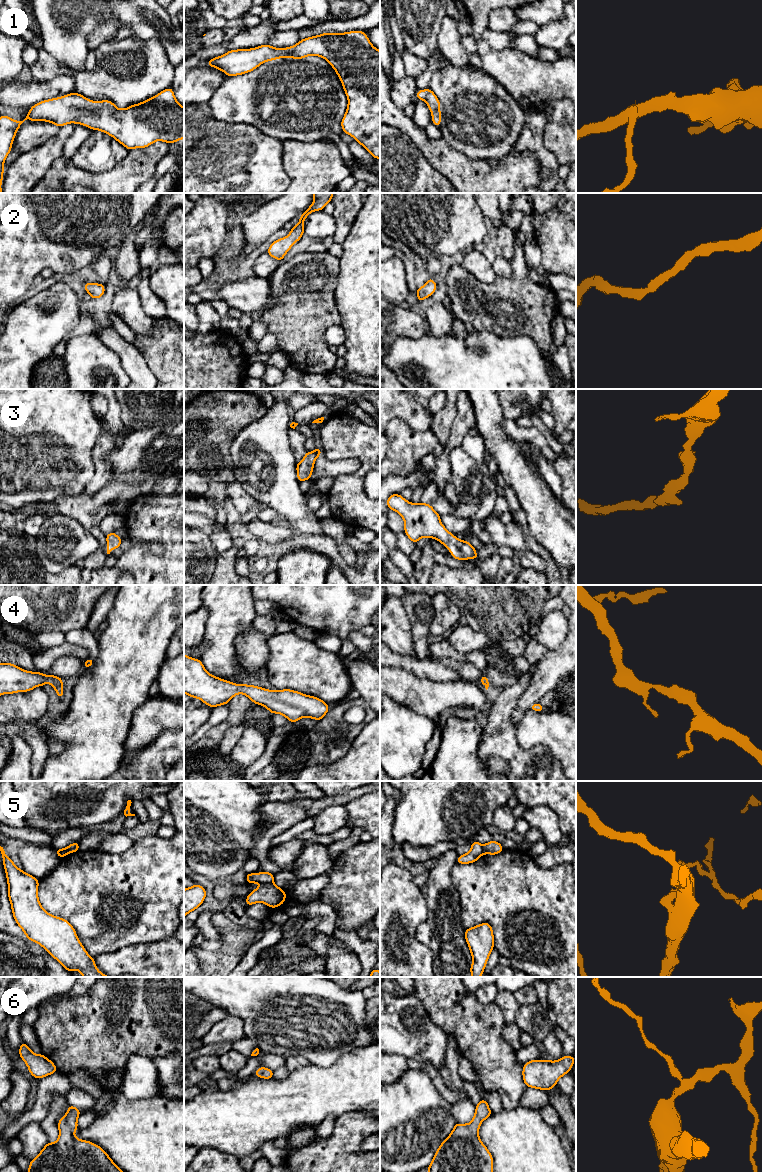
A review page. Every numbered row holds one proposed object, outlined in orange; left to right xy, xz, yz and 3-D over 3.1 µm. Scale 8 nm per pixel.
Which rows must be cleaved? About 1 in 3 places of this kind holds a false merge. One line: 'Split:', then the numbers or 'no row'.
Split: 5

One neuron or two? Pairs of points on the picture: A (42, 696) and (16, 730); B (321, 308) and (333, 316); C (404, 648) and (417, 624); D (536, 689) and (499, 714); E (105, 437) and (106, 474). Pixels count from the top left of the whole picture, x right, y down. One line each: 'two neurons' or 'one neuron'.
A: two neurons
B: one neuron
C: two neurons
D: two neurons
E: one neuron

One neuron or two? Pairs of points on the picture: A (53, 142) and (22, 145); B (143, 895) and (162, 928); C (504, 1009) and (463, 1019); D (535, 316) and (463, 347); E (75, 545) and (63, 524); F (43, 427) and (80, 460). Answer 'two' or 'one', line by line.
A: two
B: one
C: one
D: two
E: one
F: one

